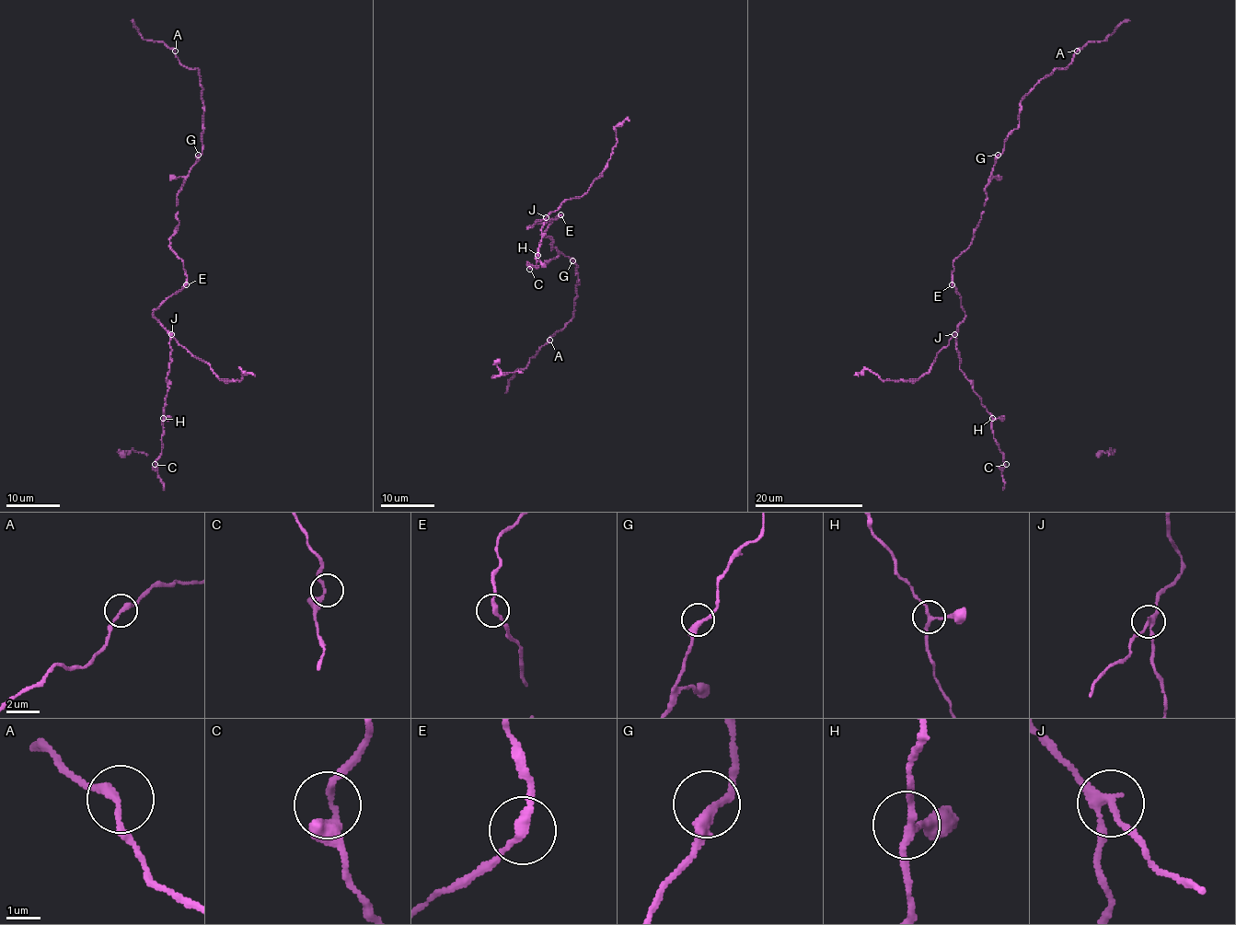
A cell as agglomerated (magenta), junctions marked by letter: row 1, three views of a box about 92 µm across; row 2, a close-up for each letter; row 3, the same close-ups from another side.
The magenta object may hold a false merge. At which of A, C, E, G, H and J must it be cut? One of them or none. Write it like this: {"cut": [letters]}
{"cut": ["J"]}

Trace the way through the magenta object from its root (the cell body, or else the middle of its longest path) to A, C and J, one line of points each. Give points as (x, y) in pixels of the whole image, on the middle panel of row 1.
A: (558, 217), (544, 235), (554, 241), (551, 249), (555, 248), (577, 266), (578, 283), (574, 317), (549, 340)
C: (558, 217), (555, 220), (534, 224), (528, 227), (546, 220), (537, 264), (529, 269)
J: (558, 217), (555, 220), (534, 224), (528, 227), (546, 217)

